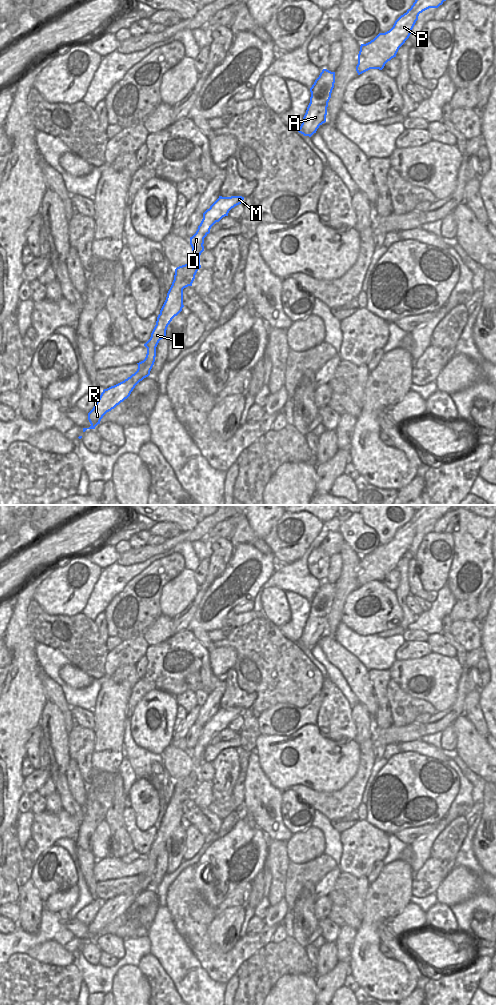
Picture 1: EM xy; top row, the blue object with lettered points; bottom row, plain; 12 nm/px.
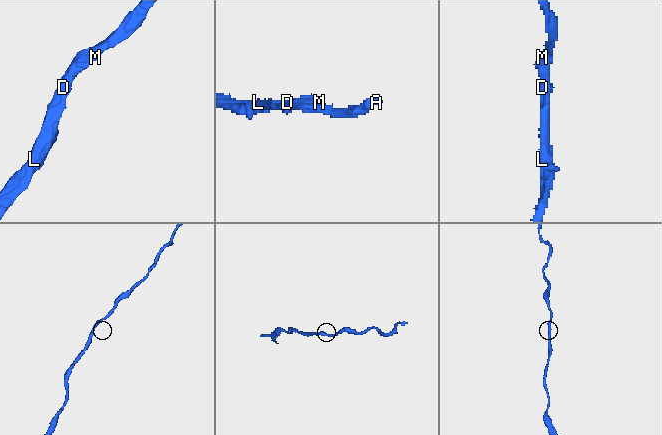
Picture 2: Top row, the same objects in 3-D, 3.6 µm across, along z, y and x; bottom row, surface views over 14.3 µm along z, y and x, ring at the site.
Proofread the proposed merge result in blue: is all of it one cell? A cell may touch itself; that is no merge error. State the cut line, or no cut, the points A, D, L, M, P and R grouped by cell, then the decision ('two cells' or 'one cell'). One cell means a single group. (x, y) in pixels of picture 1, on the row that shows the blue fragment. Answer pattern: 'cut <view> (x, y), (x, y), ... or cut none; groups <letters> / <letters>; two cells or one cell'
cut none; groups A D L M P R; one cell

